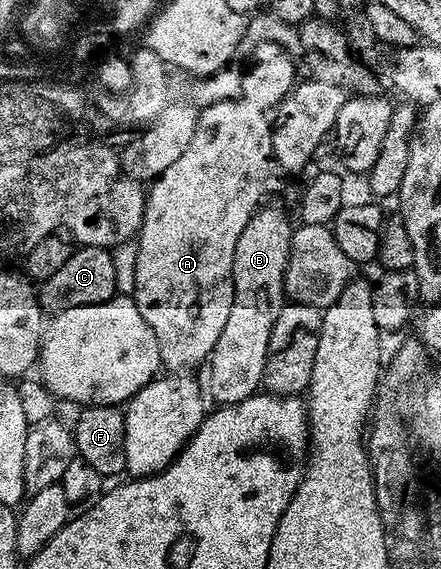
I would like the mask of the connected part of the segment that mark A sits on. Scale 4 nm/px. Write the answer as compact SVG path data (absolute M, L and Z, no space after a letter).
M262 42L251 51L252 61L240 77L240 95L209 104L199 113L190 144L171 166L166 166L161 176L151 181L144 198L142 222L134 240L138 250L138 266L134 266L134 299L142 318L146 318L146 326L154 330L164 373L138 390L123 409L126 472L132 478L161 472L176 459L204 421L205 393L201 381L199 384L192 377L192 371L211 357L222 329L226 327L226 318L230 318L230 306L234 306L234 246L238 246L246 222L250 222L256 209L267 201L264 199L284 184L285 177L272 149L270 113L292 89L296 70L288 57L291 56L289 51L274 42Z

